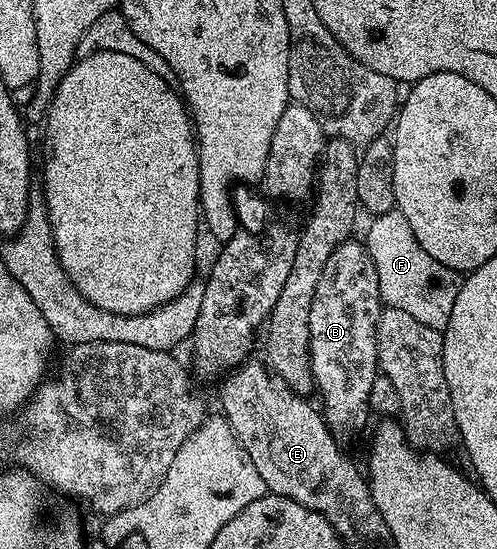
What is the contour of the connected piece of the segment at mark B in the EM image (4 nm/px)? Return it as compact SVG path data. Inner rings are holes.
M348 240L342 242L341 245L333 252L333 256L329 256L328 263L321 272L321 280L317 284L317 292L313 292L313 308L309 308L309 340L311 341L311 375L315 377L315 385L317 394L323 397L322 413L327 420L327 427L336 439L351 438L363 426L363 421L367 417L372 417L370 406L370 388L373 386L375 375L380 373L379 369L379 315L383 313L385 307L383 299L379 296L379 285L377 284L377 268L374 260L369 256L366 245L362 241Z

